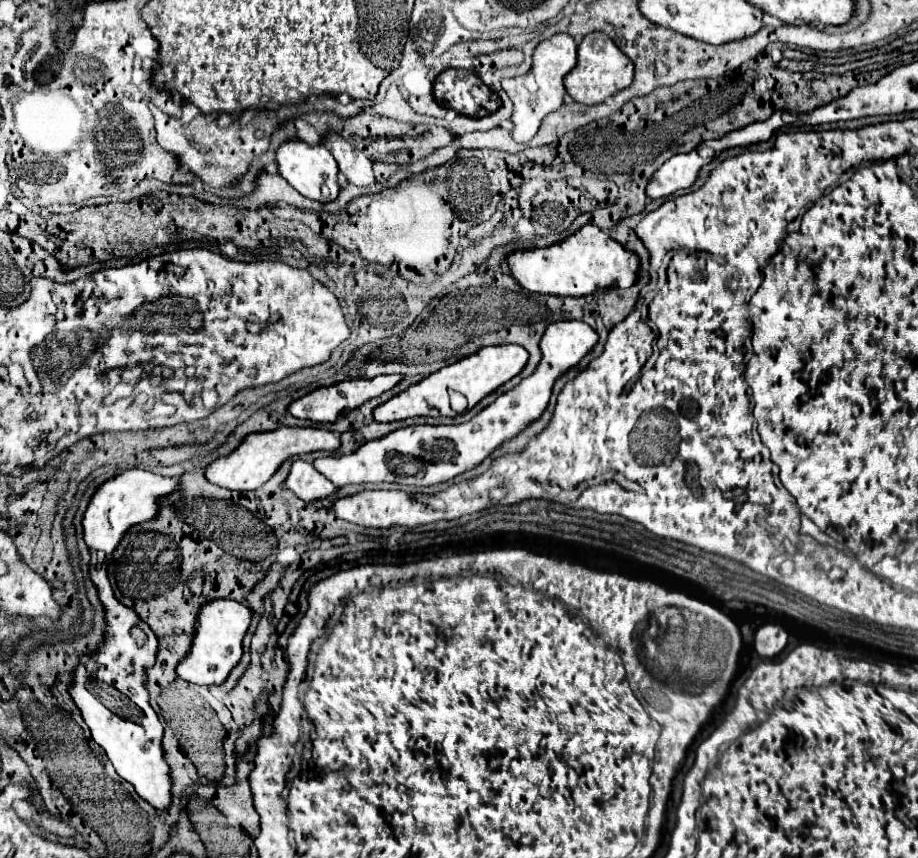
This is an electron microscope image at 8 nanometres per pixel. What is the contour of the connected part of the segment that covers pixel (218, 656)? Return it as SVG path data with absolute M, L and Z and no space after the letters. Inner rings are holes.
M215 599L207 601L199 607L195 619L195 633L191 637L191 651L185 659L181 659L175 667L175 673L195 685L221 685L231 669L241 659L241 641L249 627L251 611L231 599Z

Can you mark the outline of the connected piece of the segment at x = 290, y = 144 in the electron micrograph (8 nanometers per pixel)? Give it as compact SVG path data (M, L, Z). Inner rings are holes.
M295 137L291 141L285 141L277 149L275 161L277 161L279 173L289 181L289 185L293 185L305 197L315 199L315 201L331 201L331 199L337 197L337 193L339 193L339 185L337 185L339 169L337 169L333 155L329 153L329 149L323 143L309 145L309 143Z

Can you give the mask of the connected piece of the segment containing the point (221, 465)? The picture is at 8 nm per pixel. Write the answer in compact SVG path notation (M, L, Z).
M279 427L275 431L249 433L239 443L239 447L235 447L225 457L219 457L211 465L207 465L203 475L207 481L219 487L233 489L233 491L251 491L261 487L285 459L301 453L311 453L311 451L335 451L337 447L339 447L339 437L335 433L327 429L315 429L315 427Z

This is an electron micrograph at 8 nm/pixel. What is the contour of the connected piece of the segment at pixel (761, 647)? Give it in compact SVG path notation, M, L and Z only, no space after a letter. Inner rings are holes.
M767 623L755 633L755 651L761 657L777 657L787 645L787 631L781 625Z

